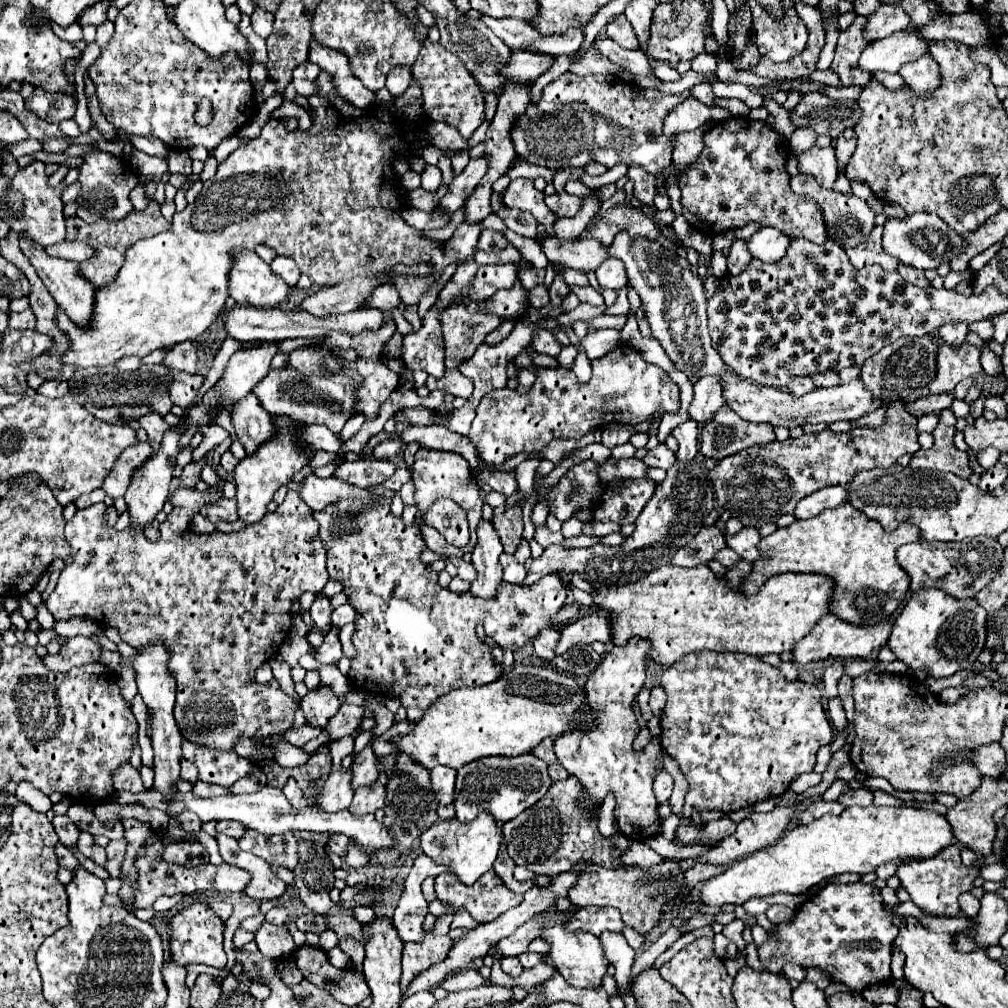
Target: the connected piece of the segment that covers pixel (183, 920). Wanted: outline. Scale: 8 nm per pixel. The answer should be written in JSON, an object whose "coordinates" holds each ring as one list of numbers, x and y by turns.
{"coordinates":[[195,902,189,908,181,910,169,922,173,962,177,962,181,966,207,964,207,966,215,966,215,968,225,968,227,958,225,958,225,950,223,950,223,930,225,930,223,920,205,902]]}

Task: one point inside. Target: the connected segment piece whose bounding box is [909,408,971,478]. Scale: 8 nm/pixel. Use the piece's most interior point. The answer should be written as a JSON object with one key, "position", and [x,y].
{"position":[943,455]}

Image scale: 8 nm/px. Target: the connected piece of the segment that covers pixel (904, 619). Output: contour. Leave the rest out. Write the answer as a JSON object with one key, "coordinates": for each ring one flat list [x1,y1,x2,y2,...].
{"coordinates":[[937,588,919,590,911,594,905,608,897,616,897,622,893,624,893,630,887,642,887,646,893,650,897,660,905,662,911,670,925,668,925,672,933,678,945,678,955,674,961,668,973,666,979,652,983,650,983,644,985,644,985,610,975,600,957,600]]}

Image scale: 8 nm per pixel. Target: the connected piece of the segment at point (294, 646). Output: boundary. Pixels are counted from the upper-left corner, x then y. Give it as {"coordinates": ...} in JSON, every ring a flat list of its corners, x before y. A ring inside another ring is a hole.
{"coordinates":[[295,634,287,636,285,642,283,642,283,646,279,648,279,654,283,656,283,660,285,660,289,666,297,666,297,664,299,664,299,658,301,658,303,654,315,654,315,652,317,652,317,650,307,642,305,636,295,636]]}

